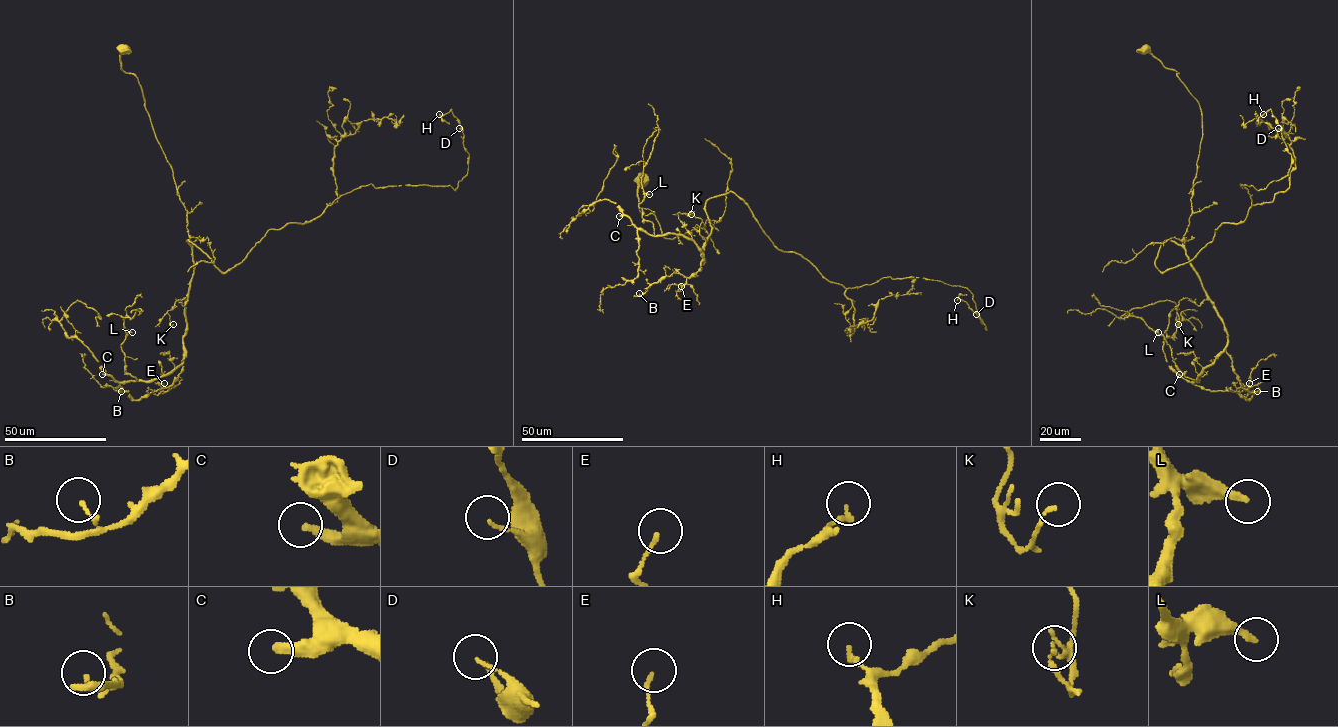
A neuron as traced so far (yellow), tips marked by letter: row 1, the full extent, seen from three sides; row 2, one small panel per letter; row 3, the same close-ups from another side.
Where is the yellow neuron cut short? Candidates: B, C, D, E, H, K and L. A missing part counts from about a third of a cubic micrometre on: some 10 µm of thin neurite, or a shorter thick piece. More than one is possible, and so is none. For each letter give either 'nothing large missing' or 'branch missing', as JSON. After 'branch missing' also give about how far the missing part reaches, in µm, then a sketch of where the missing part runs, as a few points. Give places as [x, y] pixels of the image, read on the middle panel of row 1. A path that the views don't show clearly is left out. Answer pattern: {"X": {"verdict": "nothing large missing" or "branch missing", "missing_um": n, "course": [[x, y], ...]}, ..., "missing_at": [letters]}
{"B": {"verdict": "nothing large missing"}, "C": {"verdict": "branch missing", "missing_um": 40}, "D": {"verdict": "nothing large missing"}, "E": {"verdict": "nothing large missing"}, "H": {"verdict": "nothing large missing"}, "K": {"verdict": "nothing large missing"}, "L": {"verdict": "nothing large missing"}, "missing_at": ["C"]}

